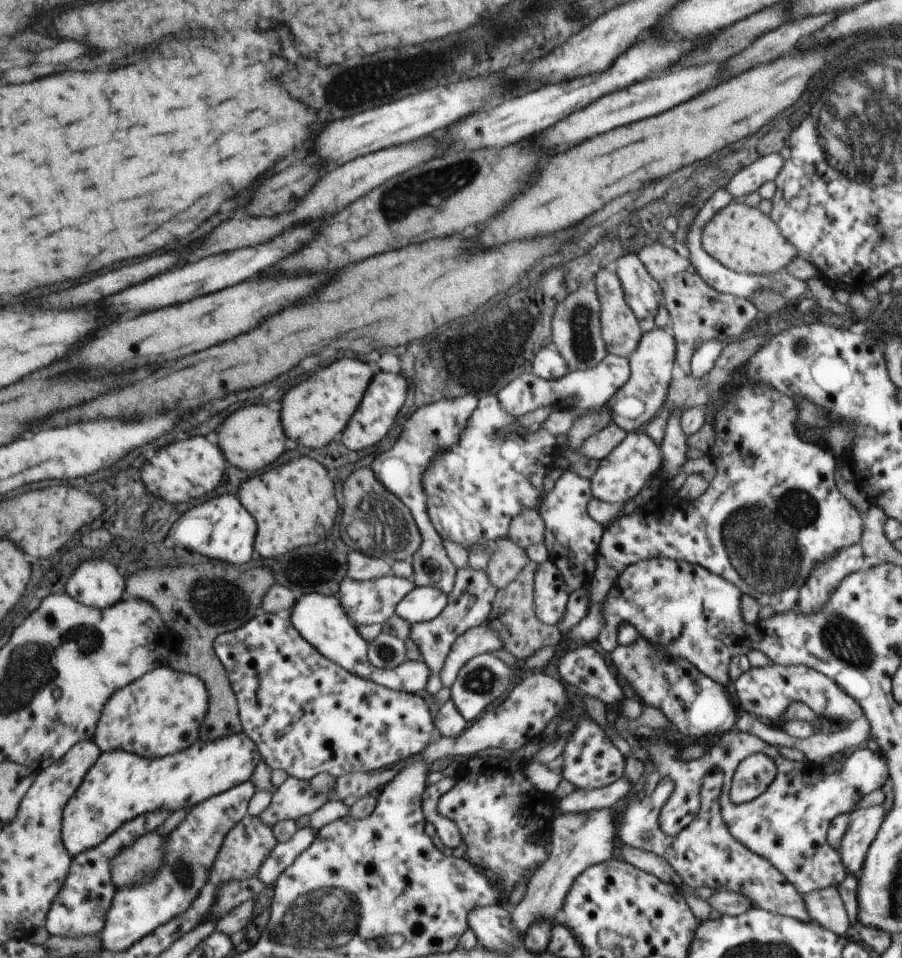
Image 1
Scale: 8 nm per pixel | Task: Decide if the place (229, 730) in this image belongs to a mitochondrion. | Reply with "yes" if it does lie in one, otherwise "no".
no

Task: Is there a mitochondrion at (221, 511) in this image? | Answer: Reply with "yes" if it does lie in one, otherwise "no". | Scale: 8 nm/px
no

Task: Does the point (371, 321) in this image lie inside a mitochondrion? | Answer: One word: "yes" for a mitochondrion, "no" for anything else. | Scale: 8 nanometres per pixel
no

